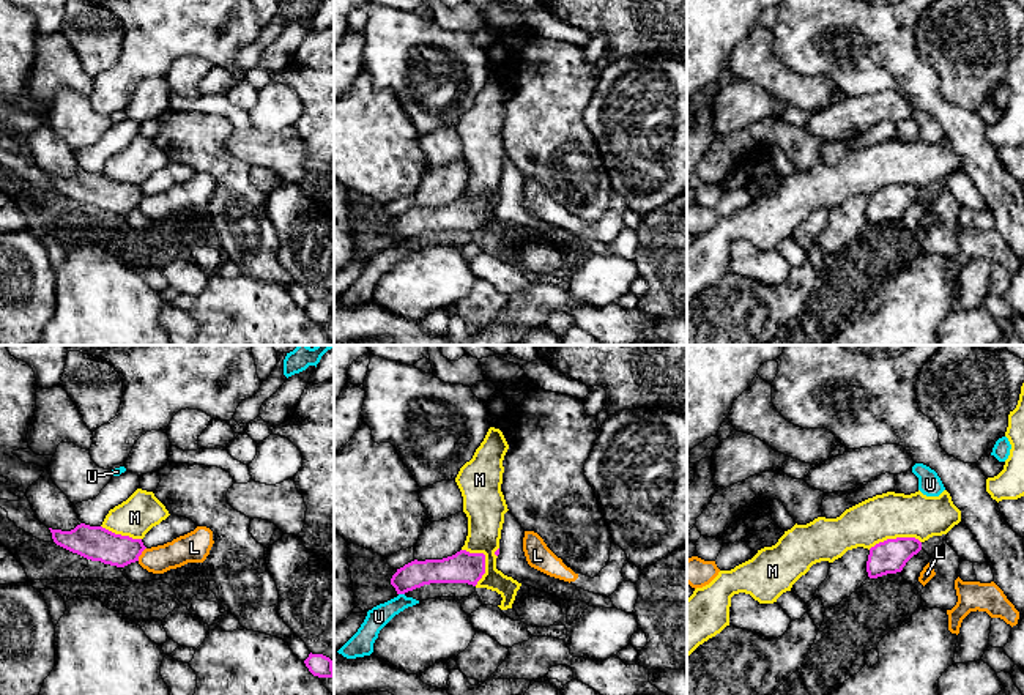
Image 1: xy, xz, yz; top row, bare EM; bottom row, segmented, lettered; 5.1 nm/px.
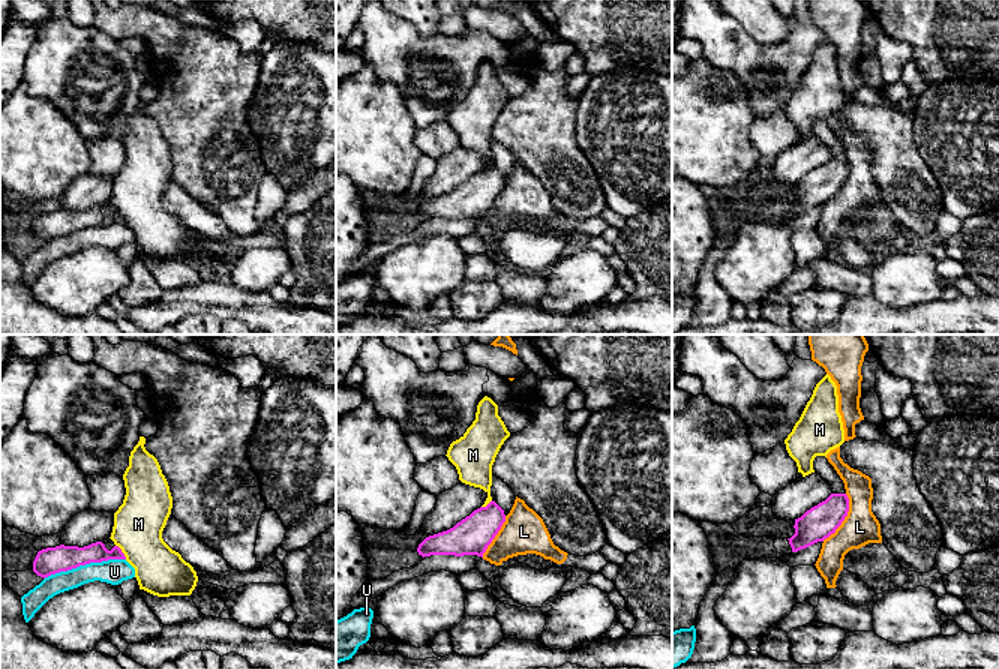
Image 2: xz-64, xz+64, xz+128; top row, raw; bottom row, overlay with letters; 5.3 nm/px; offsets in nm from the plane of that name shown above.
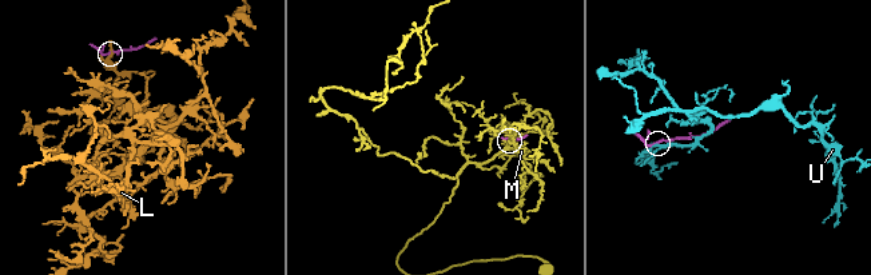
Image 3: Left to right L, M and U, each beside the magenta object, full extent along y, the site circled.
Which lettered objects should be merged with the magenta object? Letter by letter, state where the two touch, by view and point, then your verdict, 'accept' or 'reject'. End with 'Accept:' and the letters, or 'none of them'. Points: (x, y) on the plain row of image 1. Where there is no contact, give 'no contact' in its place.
L: xy (140, 200) | reject
M: xz (484, 207) | reject
U: xz (402, 240) | reject
Accept: none of them

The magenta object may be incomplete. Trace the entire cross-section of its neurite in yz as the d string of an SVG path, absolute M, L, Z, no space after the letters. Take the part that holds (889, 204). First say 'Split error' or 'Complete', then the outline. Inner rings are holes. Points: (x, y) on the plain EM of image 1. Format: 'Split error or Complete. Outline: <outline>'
Complete. Outline: M915 184L887 186L870 195L866 219L870 225L901 219L906 210L922 197Z

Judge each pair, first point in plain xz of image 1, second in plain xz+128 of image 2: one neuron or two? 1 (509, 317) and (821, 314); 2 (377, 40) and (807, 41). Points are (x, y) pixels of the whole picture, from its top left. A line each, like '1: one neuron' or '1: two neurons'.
1: two neurons
2: one neuron

